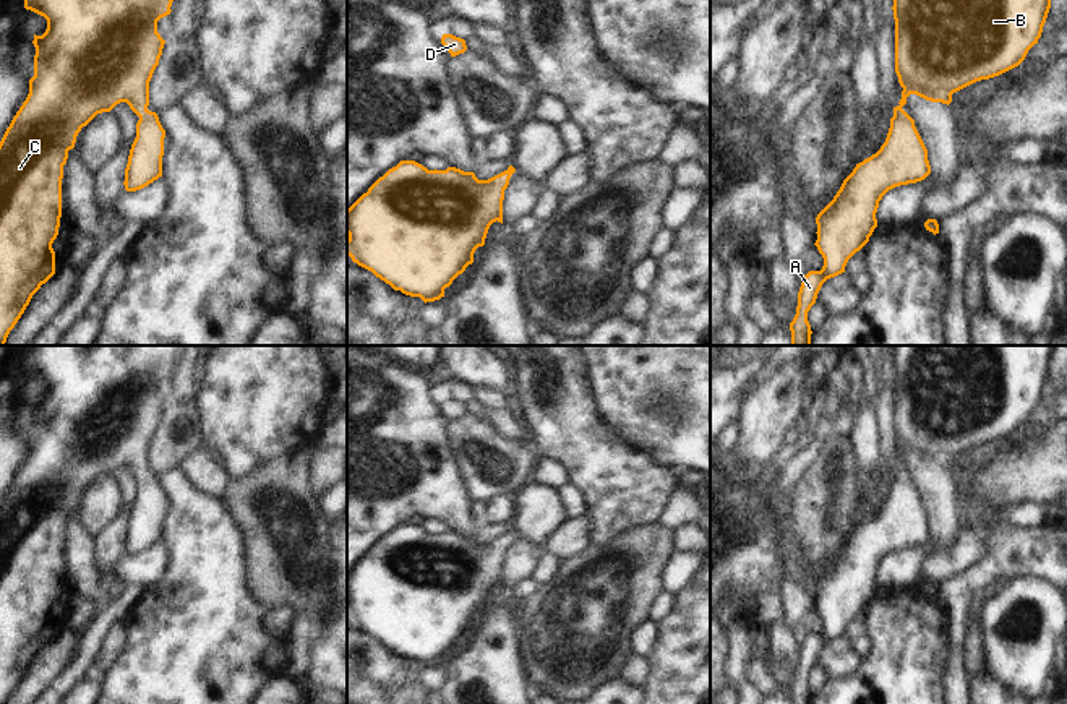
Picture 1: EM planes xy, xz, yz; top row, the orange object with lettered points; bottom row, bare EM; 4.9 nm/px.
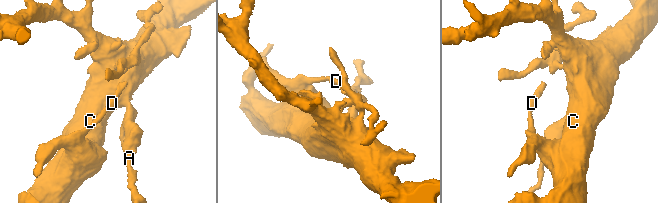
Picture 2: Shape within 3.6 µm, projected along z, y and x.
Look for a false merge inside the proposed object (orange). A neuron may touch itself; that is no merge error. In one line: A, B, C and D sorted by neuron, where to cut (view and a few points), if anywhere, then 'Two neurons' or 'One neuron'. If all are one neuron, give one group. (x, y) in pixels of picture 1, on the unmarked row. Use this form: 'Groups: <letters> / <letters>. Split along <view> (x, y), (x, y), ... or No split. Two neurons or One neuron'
Groups: A B C D. No split. One neuron.

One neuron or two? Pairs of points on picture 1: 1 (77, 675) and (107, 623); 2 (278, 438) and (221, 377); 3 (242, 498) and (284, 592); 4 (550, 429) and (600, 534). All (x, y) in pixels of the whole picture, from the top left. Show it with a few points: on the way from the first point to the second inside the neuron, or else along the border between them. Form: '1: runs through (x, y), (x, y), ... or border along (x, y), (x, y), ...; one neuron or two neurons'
1: runs through (81, 662), (94, 636); one neuron
2: runs through (263, 424), (235, 391); one neuron
3: runs through (263, 521), (282, 570); one neuron
4: runs through (576, 455), (600, 479), (600, 508); one neuron

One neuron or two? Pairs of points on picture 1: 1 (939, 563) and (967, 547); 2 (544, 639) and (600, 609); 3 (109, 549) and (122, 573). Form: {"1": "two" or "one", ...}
{"1": "one", "2": "one", "3": "two"}

